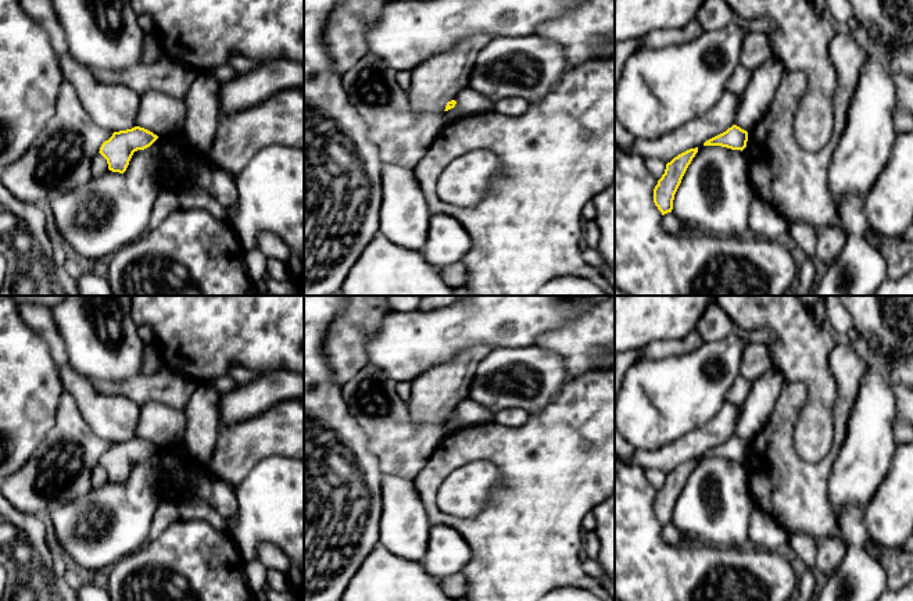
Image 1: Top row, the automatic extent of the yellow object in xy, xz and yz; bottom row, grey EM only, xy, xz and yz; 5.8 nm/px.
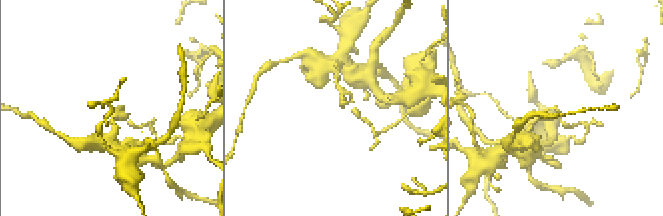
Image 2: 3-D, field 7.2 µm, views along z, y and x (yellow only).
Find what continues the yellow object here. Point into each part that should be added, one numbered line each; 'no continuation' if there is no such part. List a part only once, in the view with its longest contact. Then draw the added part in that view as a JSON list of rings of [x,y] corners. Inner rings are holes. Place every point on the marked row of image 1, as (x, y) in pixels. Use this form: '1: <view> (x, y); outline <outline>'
no continuation

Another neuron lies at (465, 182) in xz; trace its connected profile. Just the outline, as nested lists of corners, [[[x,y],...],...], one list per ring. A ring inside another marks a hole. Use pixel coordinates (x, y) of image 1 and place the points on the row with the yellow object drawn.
[[[487,149],[462,153],[440,175],[438,197],[456,207],[475,207],[484,198],[501,171],[498,155]]]

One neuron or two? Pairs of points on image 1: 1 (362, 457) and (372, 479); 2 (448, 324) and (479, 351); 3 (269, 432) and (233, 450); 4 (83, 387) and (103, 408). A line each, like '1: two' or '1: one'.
1: one
2: two
3: one
4: one

